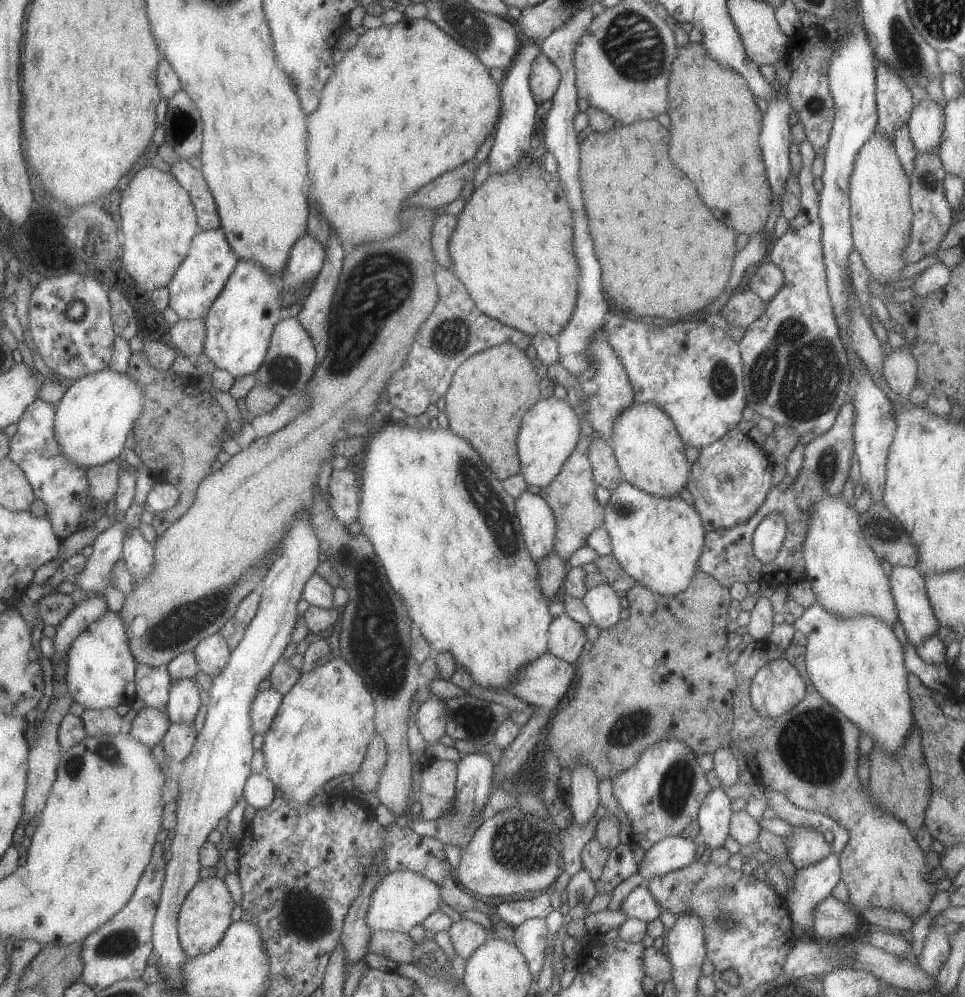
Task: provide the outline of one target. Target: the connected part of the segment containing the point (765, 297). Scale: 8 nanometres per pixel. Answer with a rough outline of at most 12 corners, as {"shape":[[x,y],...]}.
{"shape":[[767,259],[745,272],[740,288],[768,303],[783,272]]}

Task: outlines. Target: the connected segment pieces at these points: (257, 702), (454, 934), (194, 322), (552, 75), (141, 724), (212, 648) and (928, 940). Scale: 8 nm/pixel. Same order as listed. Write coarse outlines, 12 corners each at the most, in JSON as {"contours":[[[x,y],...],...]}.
{"contours":[[[272,688],[251,702],[251,730],[266,735],[282,695]],[[464,918],[447,933],[455,953],[467,960],[489,937],[483,926]],[[203,318],[179,319],[169,340],[185,357],[203,353]],[[541,52],[531,64],[529,89],[537,105],[555,94],[559,70]],[[144,707],[127,734],[157,751],[170,724],[166,710]],[[219,632],[192,649],[198,671],[209,677],[227,664],[230,650]],[[932,927],[917,966],[935,977],[949,956],[947,935]]]}

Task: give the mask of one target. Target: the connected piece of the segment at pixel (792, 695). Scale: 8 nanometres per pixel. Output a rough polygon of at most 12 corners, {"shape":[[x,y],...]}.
{"shape":[[775,658],[755,672],[748,698],[776,718],[805,696],[795,668]]}

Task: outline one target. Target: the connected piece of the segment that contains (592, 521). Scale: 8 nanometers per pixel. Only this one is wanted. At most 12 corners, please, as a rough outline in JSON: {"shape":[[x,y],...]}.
{"shape":[[579,438],[539,496],[556,524],[553,552],[568,564],[605,508],[595,499],[587,448]]}

